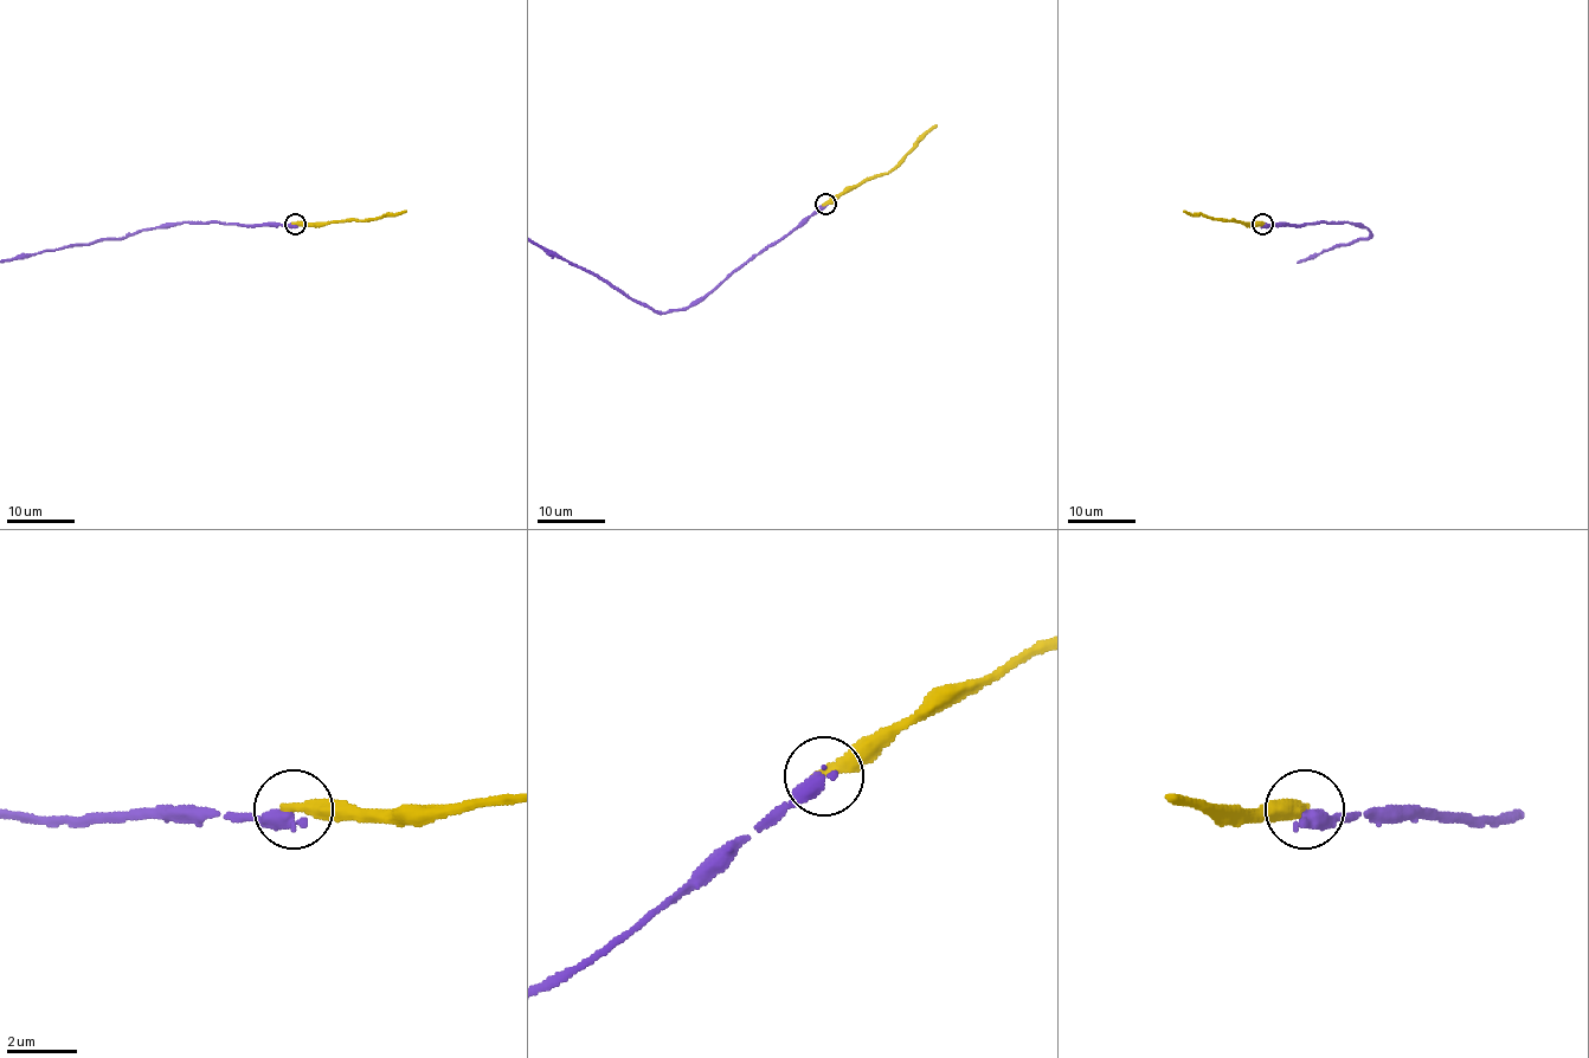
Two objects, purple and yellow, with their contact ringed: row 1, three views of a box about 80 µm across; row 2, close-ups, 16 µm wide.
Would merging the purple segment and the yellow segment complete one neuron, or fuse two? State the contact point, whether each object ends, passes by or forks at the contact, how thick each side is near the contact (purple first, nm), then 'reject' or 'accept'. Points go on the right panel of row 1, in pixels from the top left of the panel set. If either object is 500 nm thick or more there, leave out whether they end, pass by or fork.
(1262, 224) | purple ends | yellow ends | 440/400 nm | reject

